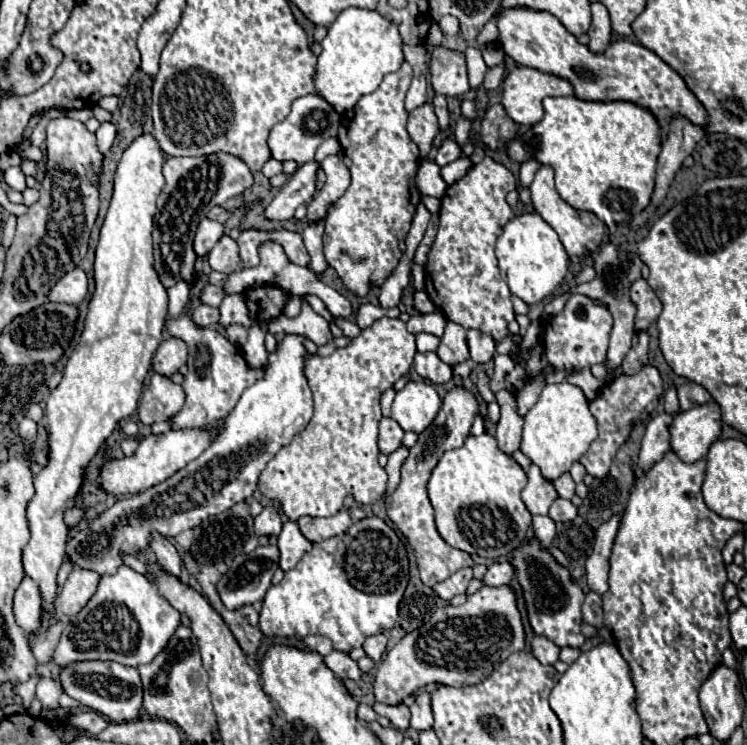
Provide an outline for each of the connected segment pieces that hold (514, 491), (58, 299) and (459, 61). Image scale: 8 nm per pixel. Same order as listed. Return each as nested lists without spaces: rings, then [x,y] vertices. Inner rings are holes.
[[[483,433],[479,437],[469,435],[463,447],[445,453],[429,479],[429,499],[435,509],[435,525],[439,535],[455,549],[467,551],[471,555],[487,557],[487,559],[503,559],[515,547],[523,543],[527,531],[531,527],[531,513],[521,501],[521,491],[527,485],[525,471],[517,465],[517,461],[499,451],[493,435]]]
[[[75,267],[73,271],[69,271],[63,279],[59,279],[59,283],[51,289],[49,299],[55,303],[71,303],[71,305],[79,305],[89,293],[89,281],[83,269]]]
[[[432,23],[426,39],[431,49],[431,85],[435,93],[443,97],[457,97],[469,91],[467,65],[461,51],[453,51],[441,45],[442,31],[437,23]]]

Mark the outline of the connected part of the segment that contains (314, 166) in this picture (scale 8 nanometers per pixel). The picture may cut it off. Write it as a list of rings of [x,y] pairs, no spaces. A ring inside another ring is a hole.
[[[309,161],[305,165],[301,165],[289,179],[289,183],[285,183],[279,193],[275,195],[275,199],[271,201],[271,205],[265,209],[265,217],[269,219],[277,219],[277,221],[287,221],[293,217],[295,209],[303,203],[309,203],[313,193],[317,191],[317,171],[319,171],[319,163],[317,161]]]

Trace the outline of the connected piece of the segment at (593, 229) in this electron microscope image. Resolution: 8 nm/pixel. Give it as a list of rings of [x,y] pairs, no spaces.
[[[543,165],[537,171],[537,175],[535,175],[535,179],[533,179],[533,183],[531,183],[529,189],[531,189],[531,201],[533,201],[535,213],[541,215],[555,229],[555,233],[559,235],[559,239],[561,239],[561,243],[563,243],[563,247],[565,247],[565,251],[567,251],[567,255],[569,255],[571,261],[575,257],[579,257],[579,255],[587,255],[587,253],[593,253],[593,251],[599,249],[601,239],[605,235],[605,223],[599,221],[597,217],[593,217],[593,213],[585,213],[585,211],[573,209],[571,205],[567,205],[559,197],[559,193],[555,191],[553,169],[551,167]]]

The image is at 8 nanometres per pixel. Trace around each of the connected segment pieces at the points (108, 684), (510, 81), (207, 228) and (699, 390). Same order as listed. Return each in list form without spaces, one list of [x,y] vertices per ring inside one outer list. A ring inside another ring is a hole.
[[[83,661],[69,669],[61,669],[59,679],[69,697],[77,699],[87,709],[93,709],[93,711],[105,715],[113,723],[137,719],[139,709],[143,705],[141,679],[139,679],[137,669],[133,669],[133,667],[123,667],[113,661]]]
[[[515,67],[503,79],[501,105],[517,125],[535,125],[543,117],[543,97],[573,95],[569,81],[531,67]]]
[[[201,219],[197,231],[195,231],[195,239],[193,239],[193,251],[199,257],[205,257],[209,253],[209,249],[213,249],[213,245],[221,239],[223,235],[223,225],[219,221],[211,221],[211,219]]]
[[[685,383],[677,389],[679,393],[679,403],[681,403],[681,411],[687,411],[687,409],[693,409],[695,405],[701,405],[701,403],[707,403],[711,401],[711,395],[701,387],[701,385],[695,385],[695,383]]]

